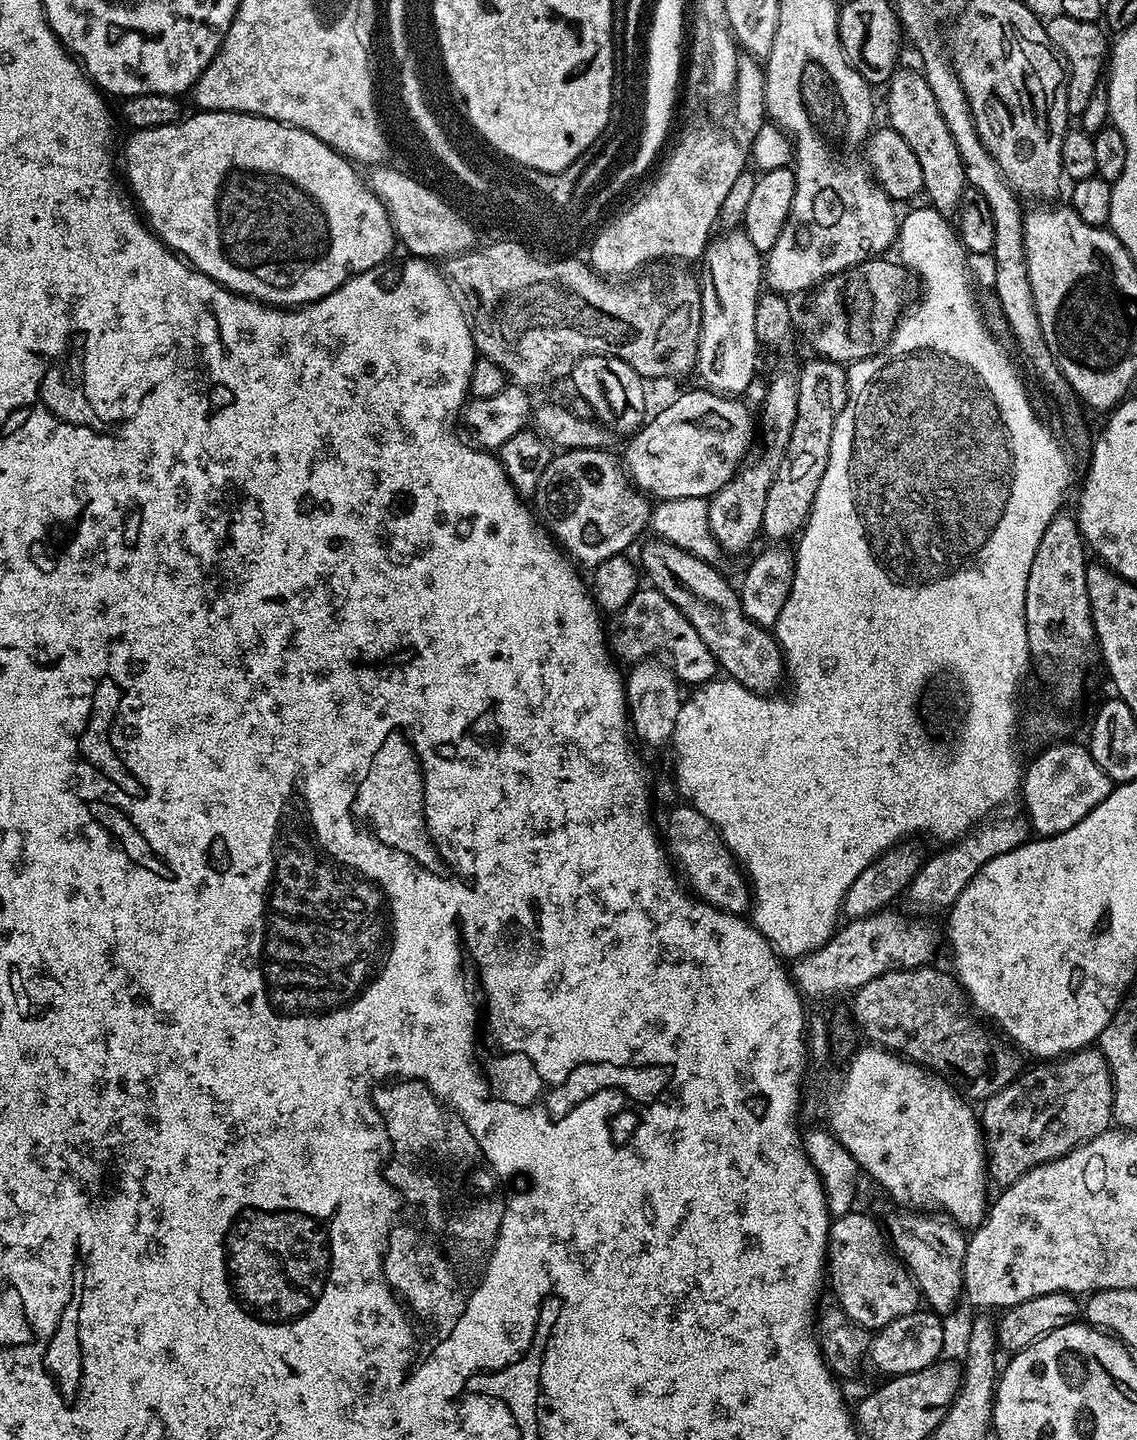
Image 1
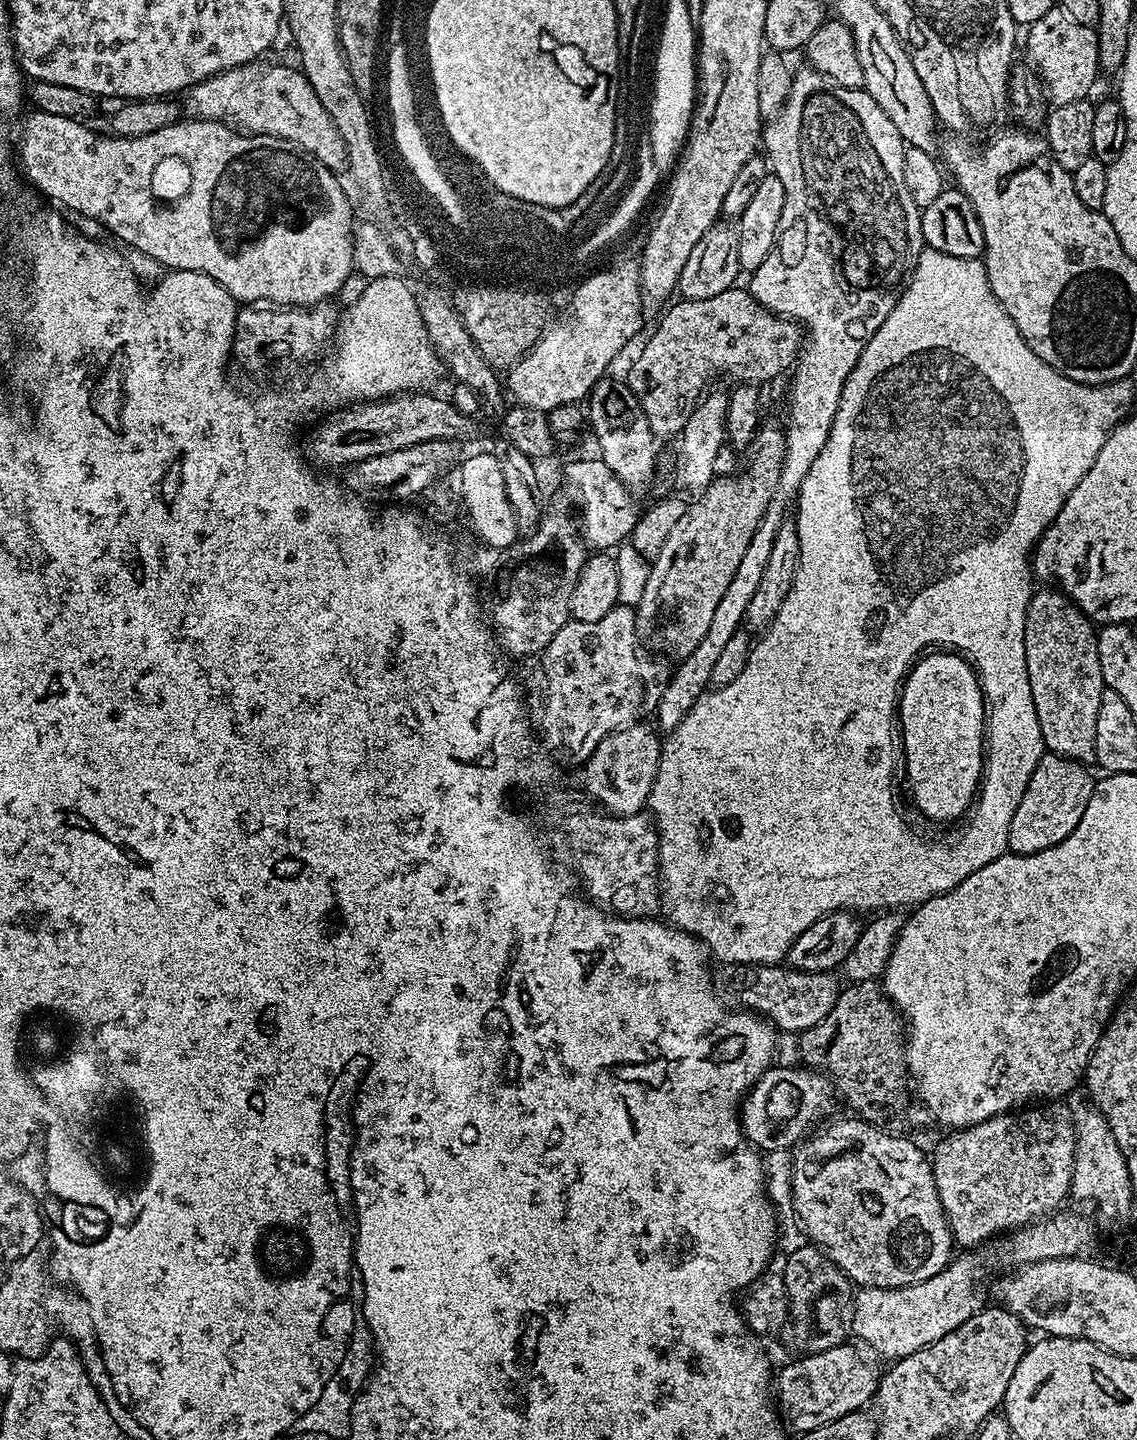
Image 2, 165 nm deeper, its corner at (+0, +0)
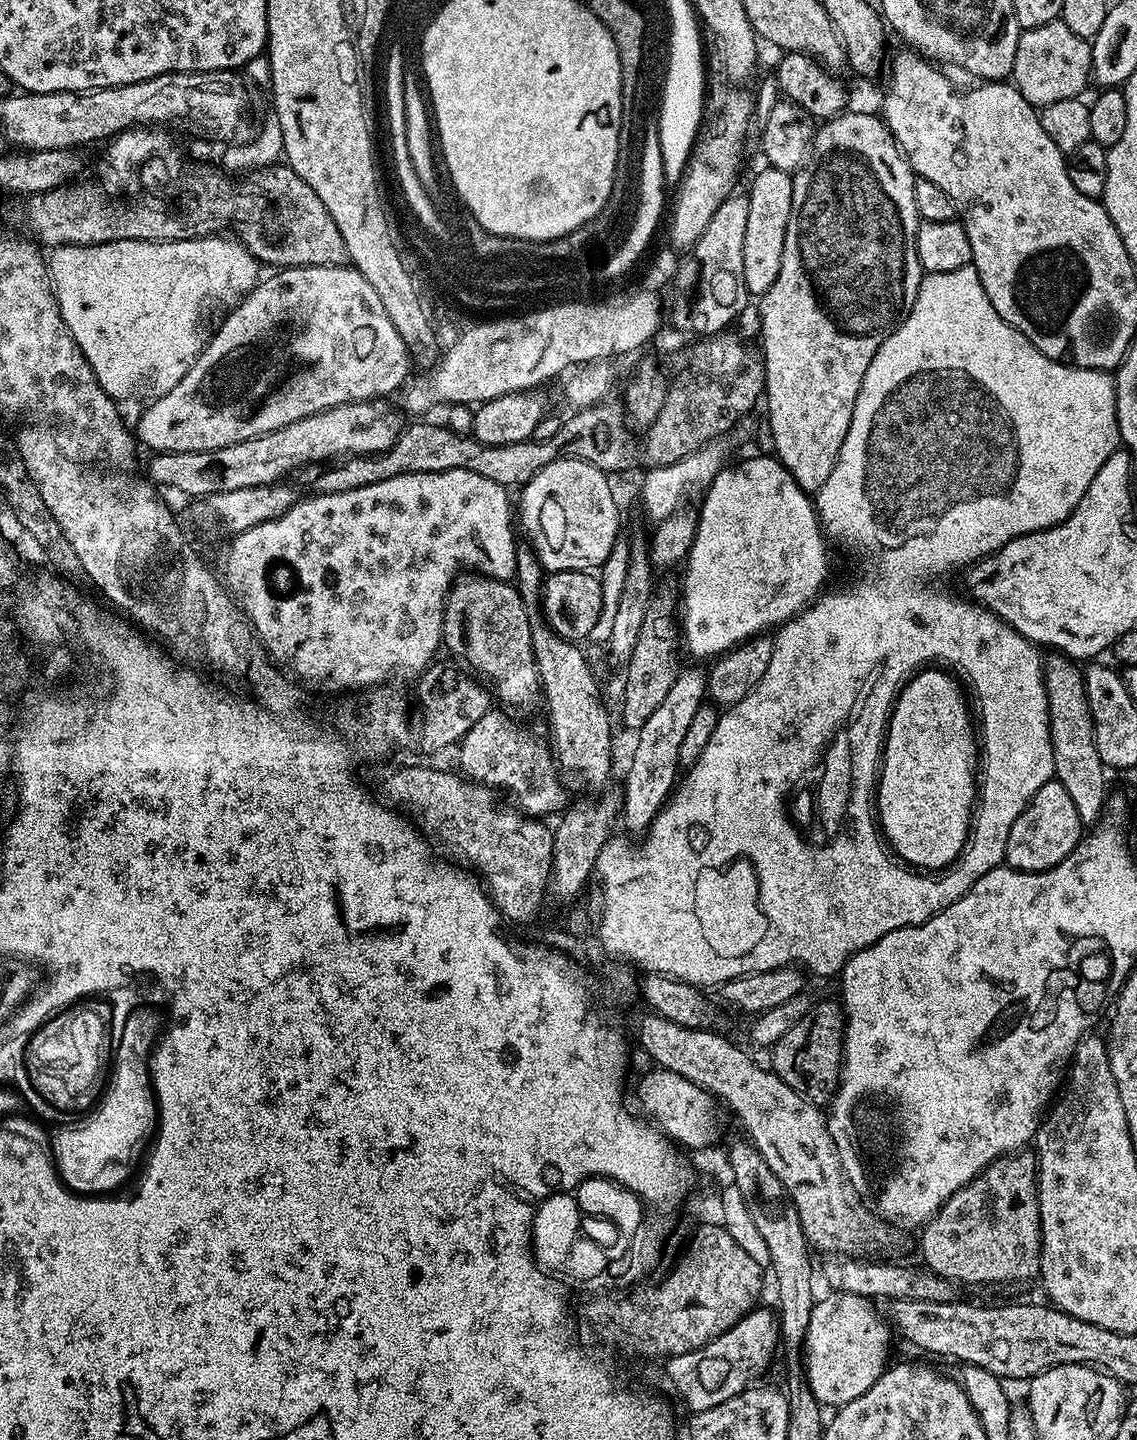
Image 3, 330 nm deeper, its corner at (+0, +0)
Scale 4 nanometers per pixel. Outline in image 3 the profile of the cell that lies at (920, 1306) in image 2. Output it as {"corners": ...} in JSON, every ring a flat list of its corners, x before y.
{"corners":[[833,1291,827,1295,825,1300,815,1301,810,1314,803,1345,803,1367,810,1390,821,1406,843,1406,866,1394,889,1367,888,1351,892,1348,894,1332,869,1297]]}

